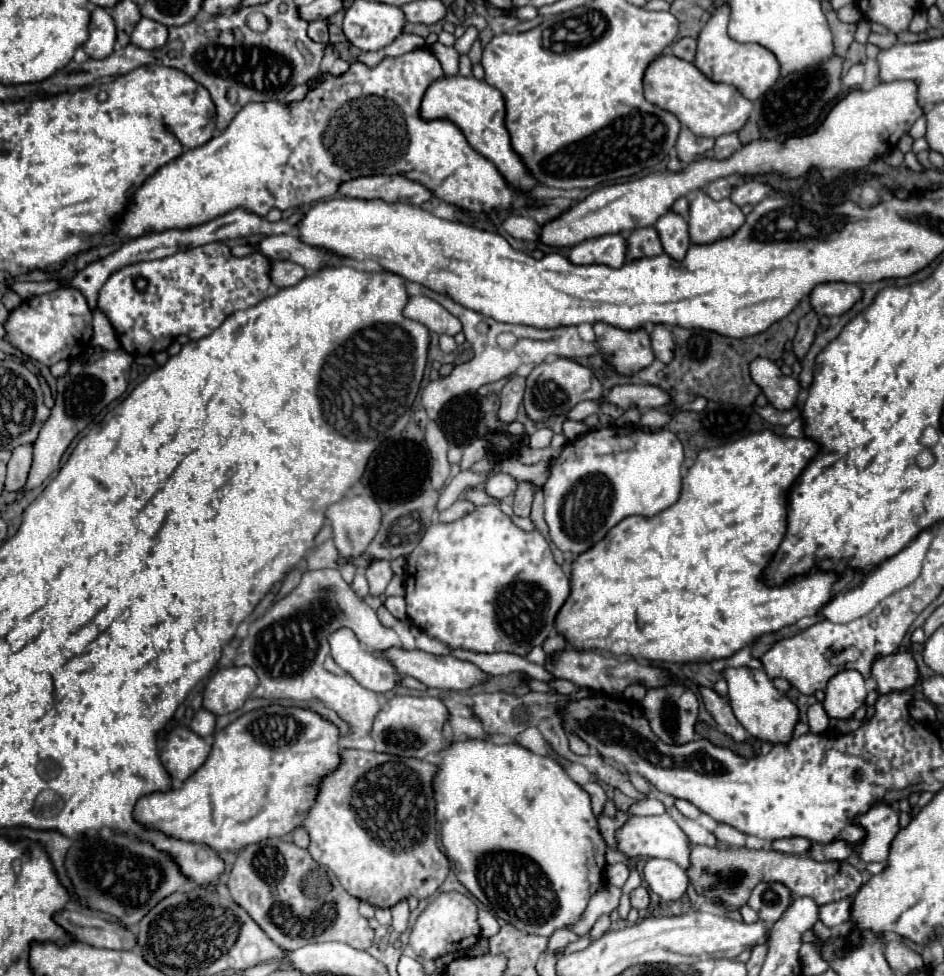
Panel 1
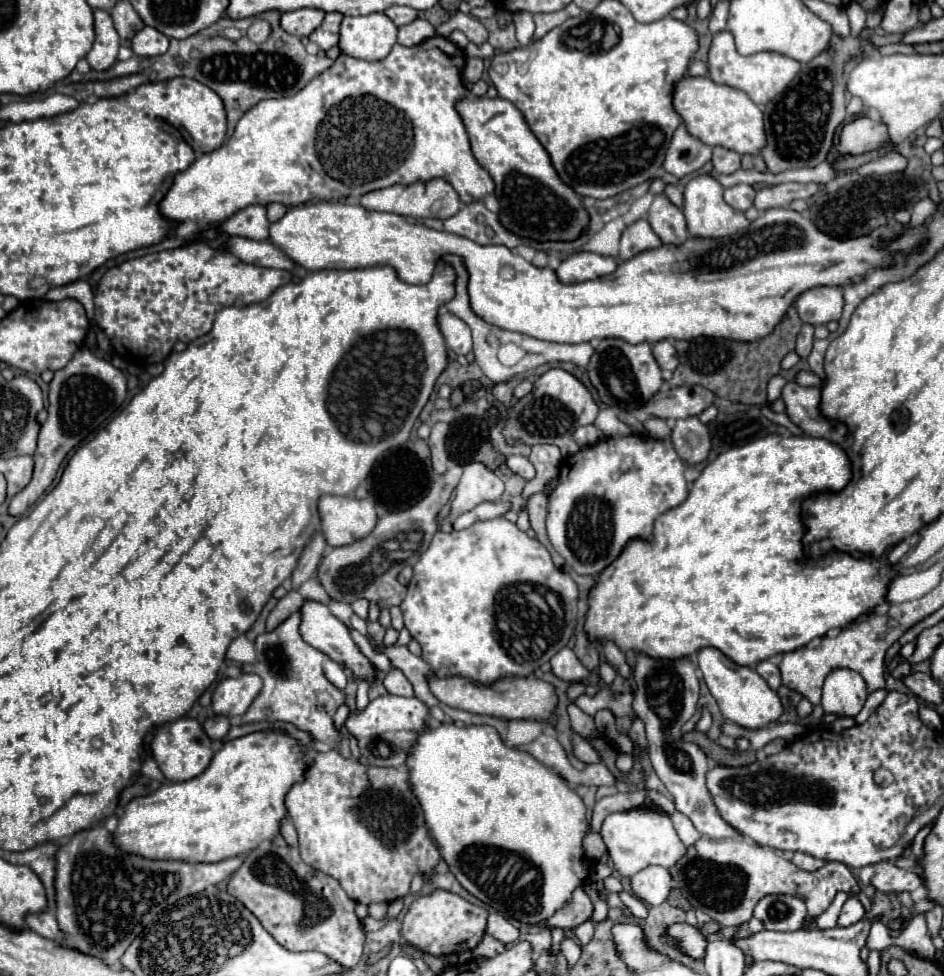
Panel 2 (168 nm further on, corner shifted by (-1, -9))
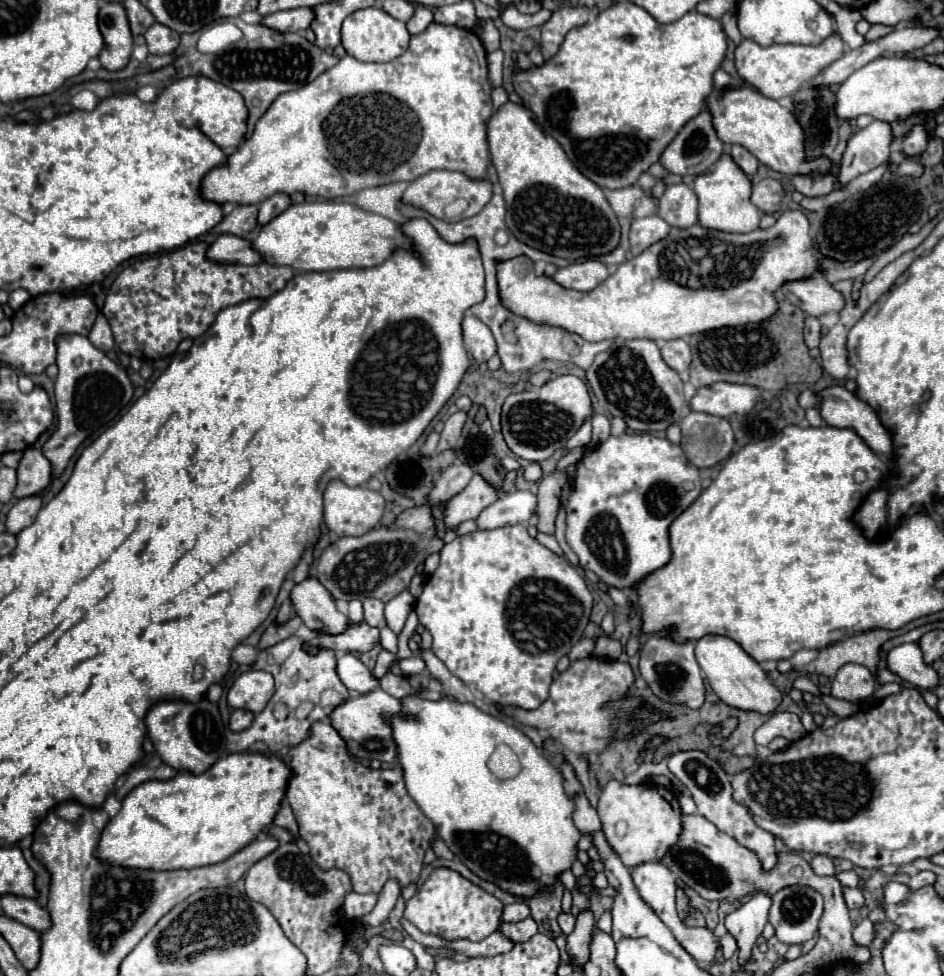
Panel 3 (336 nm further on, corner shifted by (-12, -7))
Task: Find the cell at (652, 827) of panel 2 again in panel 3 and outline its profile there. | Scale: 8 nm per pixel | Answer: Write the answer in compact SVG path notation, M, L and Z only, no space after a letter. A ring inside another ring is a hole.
M613 779L601 791L597 811L609 845L617 851L617 855L629 869L639 863L661 861L669 847L677 843L677 837L681 833L681 809L677 797L663 785L625 785Z

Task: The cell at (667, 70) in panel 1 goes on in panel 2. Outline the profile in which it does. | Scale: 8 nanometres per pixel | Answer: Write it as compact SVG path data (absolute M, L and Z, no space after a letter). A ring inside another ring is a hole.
M682 77L682 81L674 85L672 105L686 123L688 133L692 137L698 137L702 143L710 147L722 145L726 149L744 155L744 153L756 153L766 145L762 111L740 89L718 85L708 77Z

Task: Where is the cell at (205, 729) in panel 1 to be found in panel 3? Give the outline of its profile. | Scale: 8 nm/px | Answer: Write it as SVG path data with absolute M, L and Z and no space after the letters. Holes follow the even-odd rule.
M237 709L237 711L233 711L231 713L231 719L229 719L229 727L233 729L233 731L243 731L243 729L247 729L249 725L251 725L251 721L253 721L253 713L251 711L245 711L245 709Z

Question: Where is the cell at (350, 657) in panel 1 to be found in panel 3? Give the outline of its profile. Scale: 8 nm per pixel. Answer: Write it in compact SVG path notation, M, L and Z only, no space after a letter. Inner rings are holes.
M307 577L301 583L295 583L291 589L291 603L301 621L319 633L337 635L345 631L349 619L337 611L333 597L315 577Z

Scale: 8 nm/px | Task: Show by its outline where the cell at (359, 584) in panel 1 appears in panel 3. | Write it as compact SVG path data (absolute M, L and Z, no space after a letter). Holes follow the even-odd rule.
M365 599L363 601L363 607L365 607L365 621L373 627L383 627L385 625L385 617L383 617L383 609L385 609L385 603L379 601L379 599Z

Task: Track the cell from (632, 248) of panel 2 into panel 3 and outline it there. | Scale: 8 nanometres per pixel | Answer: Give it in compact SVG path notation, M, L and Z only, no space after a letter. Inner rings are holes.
M649 215L649 217L635 219L631 223L631 233L629 233L631 253L639 255L649 245L665 239L665 235L669 235L669 229L671 227L659 215Z

